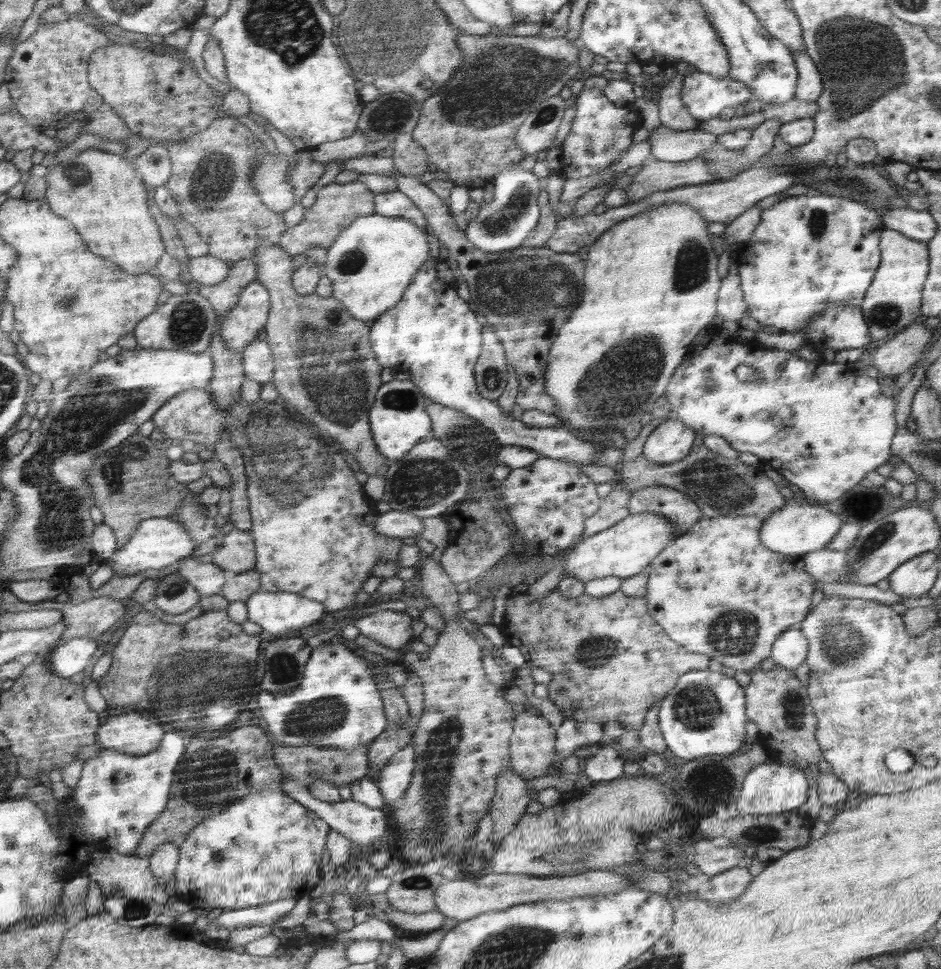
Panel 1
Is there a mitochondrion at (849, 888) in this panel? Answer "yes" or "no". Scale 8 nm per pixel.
no

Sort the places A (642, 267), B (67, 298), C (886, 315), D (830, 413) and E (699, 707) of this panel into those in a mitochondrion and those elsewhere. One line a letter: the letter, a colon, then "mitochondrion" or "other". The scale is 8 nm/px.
A: other
B: mitochondrion
C: mitochondrion
D: other
E: mitochondrion

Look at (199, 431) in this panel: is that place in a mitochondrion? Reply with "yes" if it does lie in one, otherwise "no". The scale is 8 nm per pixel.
no

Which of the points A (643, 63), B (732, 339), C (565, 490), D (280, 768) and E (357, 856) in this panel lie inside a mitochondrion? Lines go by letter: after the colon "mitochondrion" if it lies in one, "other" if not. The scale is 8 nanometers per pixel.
A: other
B: other
C: other
D: other
E: other

